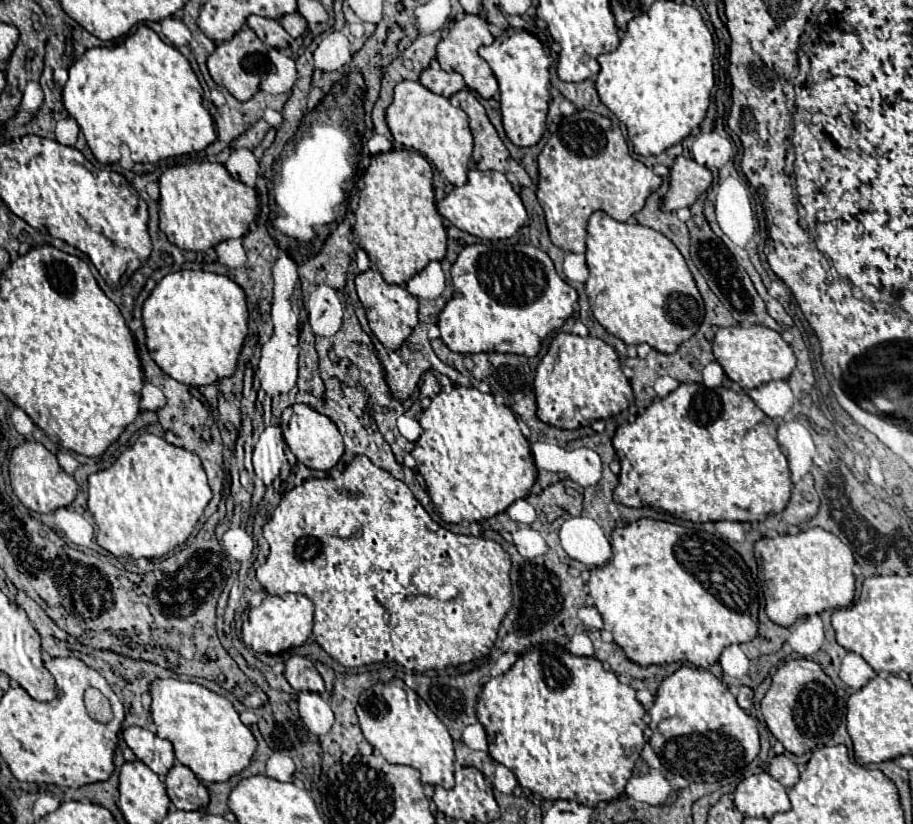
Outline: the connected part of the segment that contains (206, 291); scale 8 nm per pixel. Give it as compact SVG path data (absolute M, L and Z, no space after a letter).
M180 270L164 276L142 308L146 346L152 360L174 380L188 386L206 386L236 372L236 362L248 334L248 306L244 290L226 276L204 270Z

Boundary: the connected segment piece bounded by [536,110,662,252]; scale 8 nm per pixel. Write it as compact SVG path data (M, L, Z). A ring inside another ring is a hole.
M580 110L562 118L558 132L554 132L538 154L540 206L544 208L546 226L554 246L564 252L586 252L586 222L592 212L602 210L618 222L644 208L646 198L658 190L660 176L634 160L628 152L620 126L596 112Z

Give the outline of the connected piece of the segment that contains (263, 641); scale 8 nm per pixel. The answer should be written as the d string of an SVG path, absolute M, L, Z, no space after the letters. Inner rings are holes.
M266 594L260 606L250 608L248 626L242 630L242 638L244 644L252 648L256 654L280 654L298 648L308 640L308 636L312 634L312 620L314 620L314 604L310 598L302 594L284 594L284 596Z

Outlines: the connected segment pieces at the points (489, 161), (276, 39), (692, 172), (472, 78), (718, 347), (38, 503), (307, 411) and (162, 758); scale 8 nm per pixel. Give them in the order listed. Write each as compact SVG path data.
M462 90L462 92L454 94L454 96L450 98L450 102L452 102L454 106L462 108L462 110L468 114L470 130L472 130L472 136L474 136L474 152L472 152L472 158L470 158L470 168L474 168L474 170L496 170L496 172L508 174L508 182L510 182L514 188L532 186L532 180L530 180L530 176L526 174L526 170L524 170L514 158L510 158L508 148L504 146L504 142L502 142L500 136L496 134L492 122L490 122L488 116L486 116L484 106L474 98L474 94L472 94L470 90Z
M250 16L248 26L256 32L256 36L272 48L286 48L290 44L290 34L280 26L278 20L262 18L262 16Z
M678 156L670 168L670 188L664 196L662 210L676 212L678 208L692 206L702 192L712 184L712 172L706 166L700 166L692 158Z
M466 14L462 20L456 20L452 28L442 36L442 40L436 46L436 60L442 70L446 72L458 72L464 76L464 82L470 90L478 92L482 98L492 98L498 90L498 82L490 66L478 56L480 46L488 46L494 42L494 36L488 30L488 22L480 18L478 14Z
M766 326L720 328L714 336L712 350L714 350L716 362L724 368L726 376L732 382L740 384L744 390L758 388L772 380L786 380L796 366L796 356L792 352L792 348L782 340L782 336L778 332L774 332Z
M30 440L14 448L8 470L10 470L10 482L14 488L14 494L28 510L34 510L38 514L48 514L48 512L54 512L56 508L72 504L76 498L76 492L78 492L76 480L60 468L56 456L50 450L46 450L40 442Z
M306 404L288 406L288 408L282 412L280 428L282 428L284 440L286 440L286 444L290 446L292 454L294 454L302 464L306 464L306 466L312 468L312 470L330 470L332 466L338 464L340 456L344 454L342 434L338 432L336 424L334 424L328 416L318 414L316 410L312 410L312 408L306 406Z
M140 726L126 728L122 736L124 736L124 742L136 754L136 758L142 760L158 776L168 774L168 770L174 766L176 758L174 758L174 748L170 740L162 740L150 730Z

